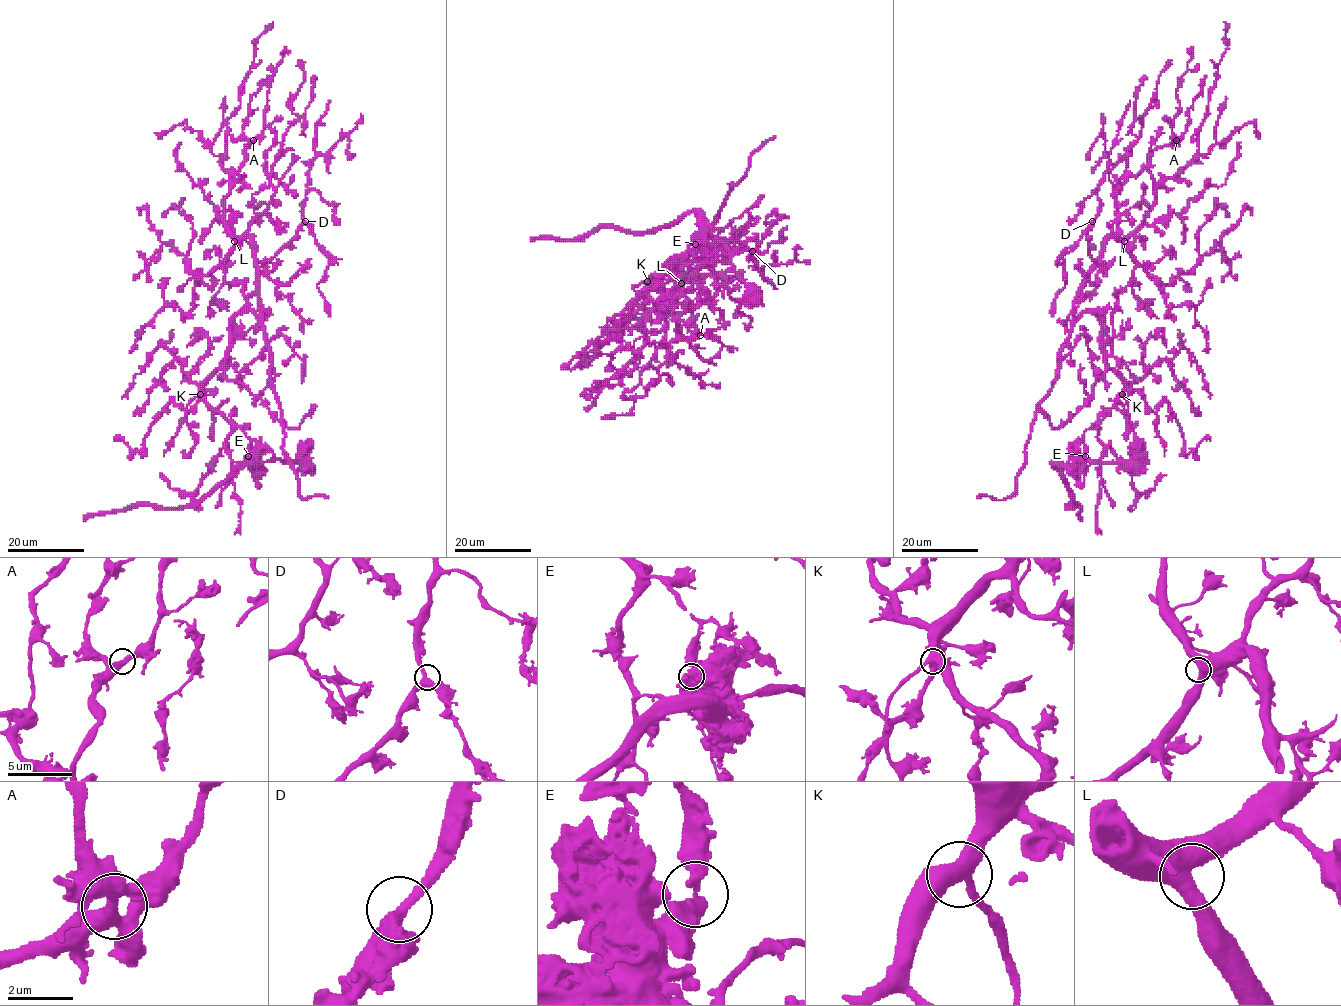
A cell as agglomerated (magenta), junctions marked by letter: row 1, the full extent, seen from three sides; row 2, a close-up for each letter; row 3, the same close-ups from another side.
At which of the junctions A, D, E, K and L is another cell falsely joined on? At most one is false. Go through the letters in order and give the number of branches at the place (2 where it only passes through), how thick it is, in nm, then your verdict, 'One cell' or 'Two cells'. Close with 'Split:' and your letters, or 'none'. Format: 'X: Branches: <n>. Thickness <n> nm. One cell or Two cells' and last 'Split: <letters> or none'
A: Branches: 3. Thickness 360 nm. One cell
D: Branches: 3. Thickness 400 nm. One cell
E: Branches: 3. Thickness 440 nm. Two cells
K: Branches: 3. Thickness 440 nm. One cell
L: Branches: 3. Thickness 500 nm. One cell
Split: E

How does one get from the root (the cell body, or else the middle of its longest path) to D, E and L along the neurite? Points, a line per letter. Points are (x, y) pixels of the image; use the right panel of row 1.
D: (1096, 316), (1089, 311), (1075, 316), (1078, 289), (1098, 262), (1089, 254), (1087, 226), (1092, 221)
E: (1096, 316), (1102, 323), (1103, 357), (1122, 380), (1124, 392), (1084, 432), (1085, 455)
L: (1096, 316), (1089, 311), (1075, 316), (1078, 289), (1100, 255), (1102, 246), (1110, 237), (1124, 241)

